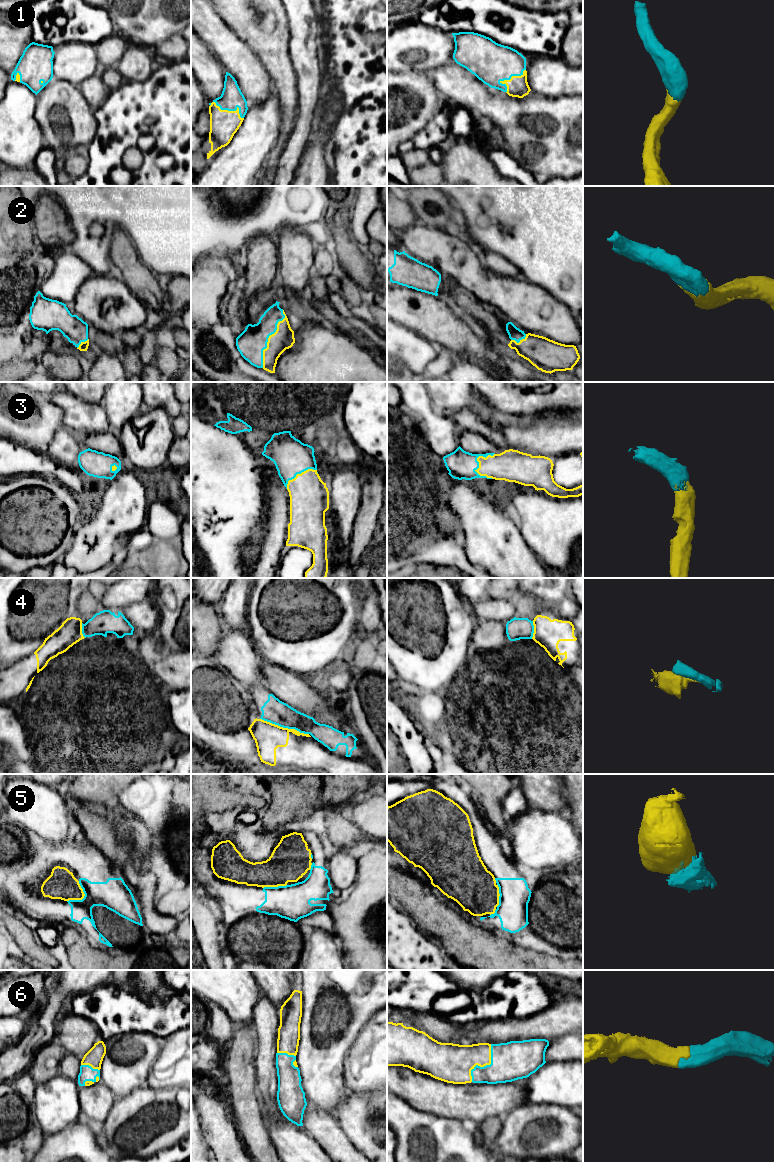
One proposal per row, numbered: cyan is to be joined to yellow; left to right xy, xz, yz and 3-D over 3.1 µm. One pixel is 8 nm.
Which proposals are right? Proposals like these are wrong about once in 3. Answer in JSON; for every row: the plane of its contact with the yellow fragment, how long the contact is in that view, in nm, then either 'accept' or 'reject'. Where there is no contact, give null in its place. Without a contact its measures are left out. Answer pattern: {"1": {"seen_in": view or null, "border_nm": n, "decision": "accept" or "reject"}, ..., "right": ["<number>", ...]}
{"1": {"seen_in": "yz", "border_nm": 240, "decision": "accept"}, "2": {"seen_in": "xz", "border_nm": 500, "decision": "accept"}, "3": {"seen_in": "yz", "border_nm": 220, "decision": "accept"}, "4": {"seen_in": "xz", "border_nm": 420, "decision": "reject"}, "5": {"seen_in": "xy", "border_nm": 190, "decision": "accept"}, "6": {"seen_in": "yz", "border_nm": 340, "decision": "accept"}, "right": ["1", "2", "3", "5", "6"]}

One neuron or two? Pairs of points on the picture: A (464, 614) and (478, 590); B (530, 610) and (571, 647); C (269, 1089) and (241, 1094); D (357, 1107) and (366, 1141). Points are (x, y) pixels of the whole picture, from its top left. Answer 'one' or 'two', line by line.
A: two
B: one
C: two
D: one

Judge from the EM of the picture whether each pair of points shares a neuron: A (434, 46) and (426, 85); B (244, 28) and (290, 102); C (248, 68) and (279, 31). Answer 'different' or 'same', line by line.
A: different
B: same
C: different

